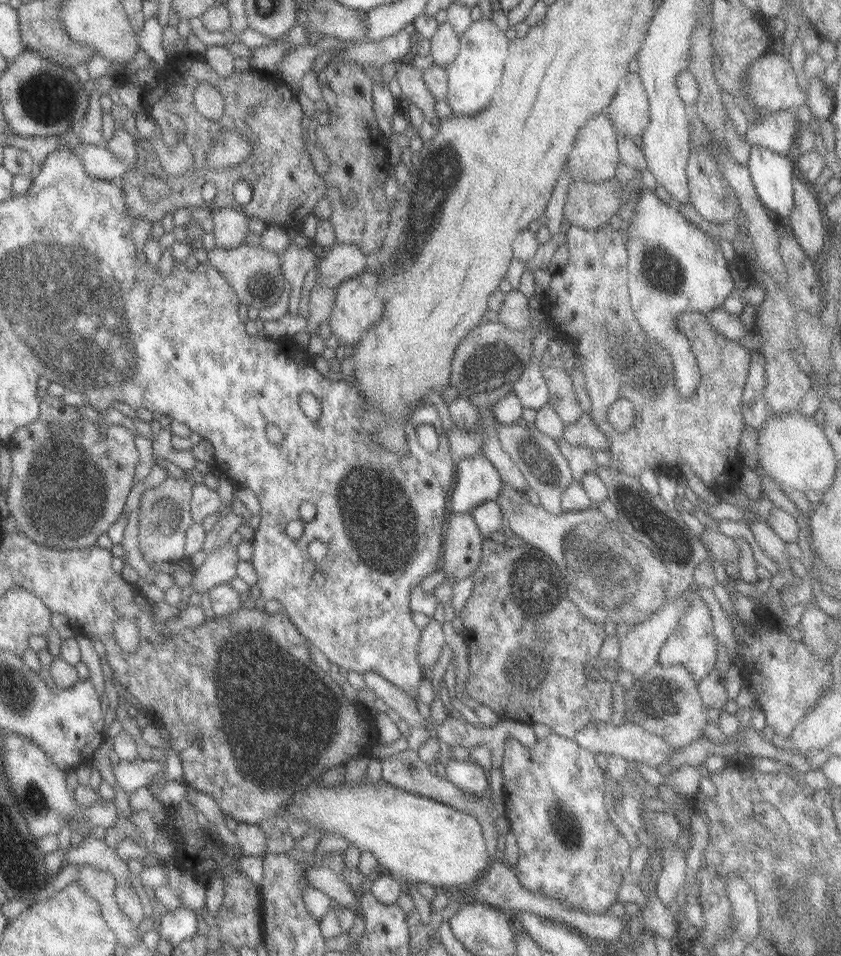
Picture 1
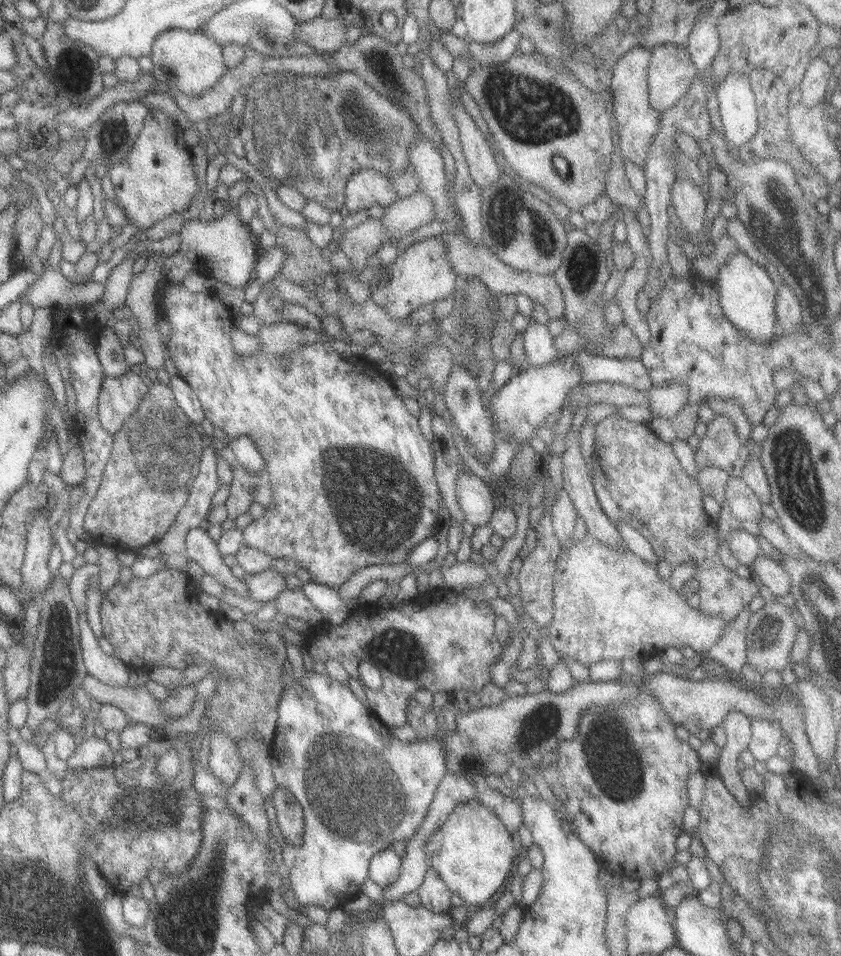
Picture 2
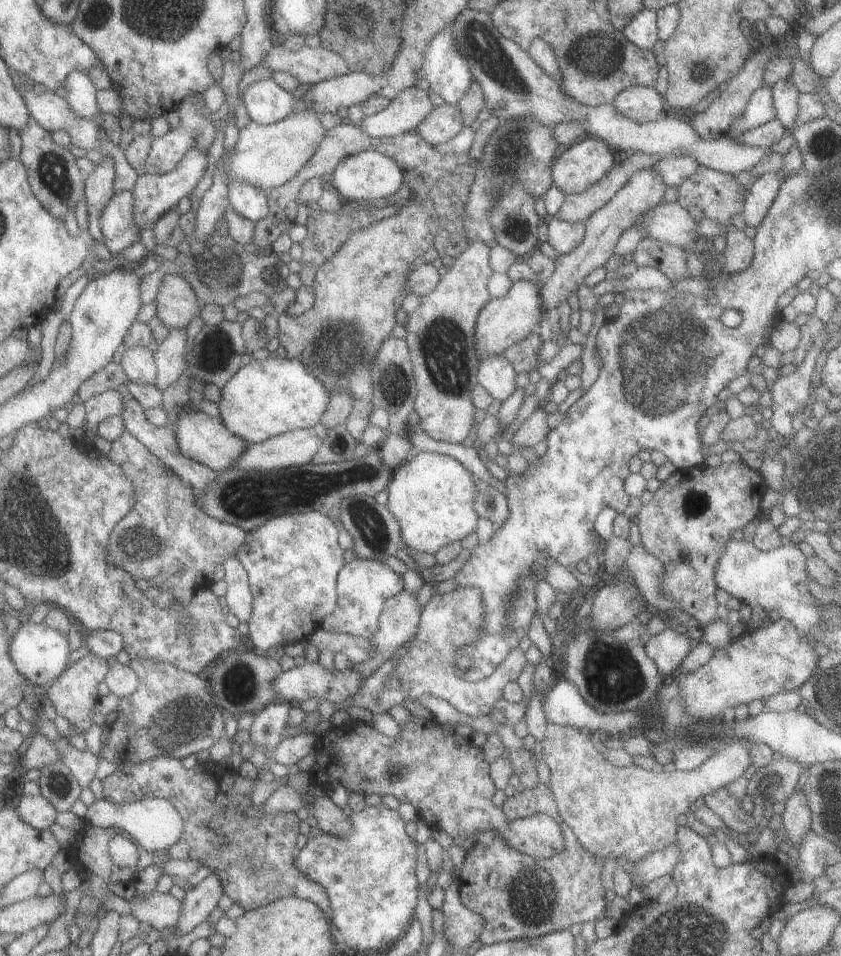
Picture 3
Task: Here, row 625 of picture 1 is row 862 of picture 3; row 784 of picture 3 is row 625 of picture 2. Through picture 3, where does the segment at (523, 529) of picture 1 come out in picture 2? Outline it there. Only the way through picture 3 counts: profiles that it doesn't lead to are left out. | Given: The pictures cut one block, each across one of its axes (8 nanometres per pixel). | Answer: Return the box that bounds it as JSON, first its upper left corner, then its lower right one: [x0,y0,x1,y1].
[544,535,727,666]

